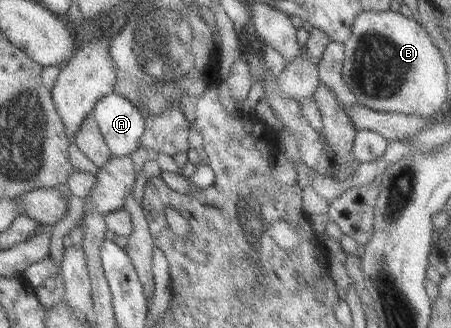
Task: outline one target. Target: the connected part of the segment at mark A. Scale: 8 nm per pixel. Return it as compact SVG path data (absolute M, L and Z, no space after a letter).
M108 93L96 101L90 115L111 157L128 156L137 149L144 132L144 115L130 101L116 93Z

